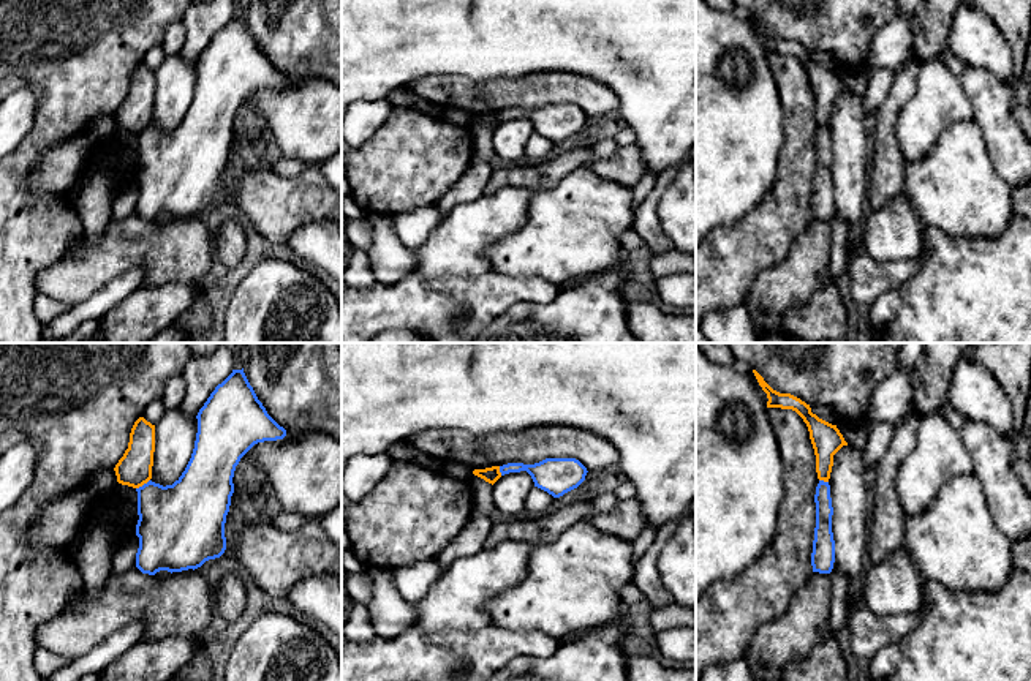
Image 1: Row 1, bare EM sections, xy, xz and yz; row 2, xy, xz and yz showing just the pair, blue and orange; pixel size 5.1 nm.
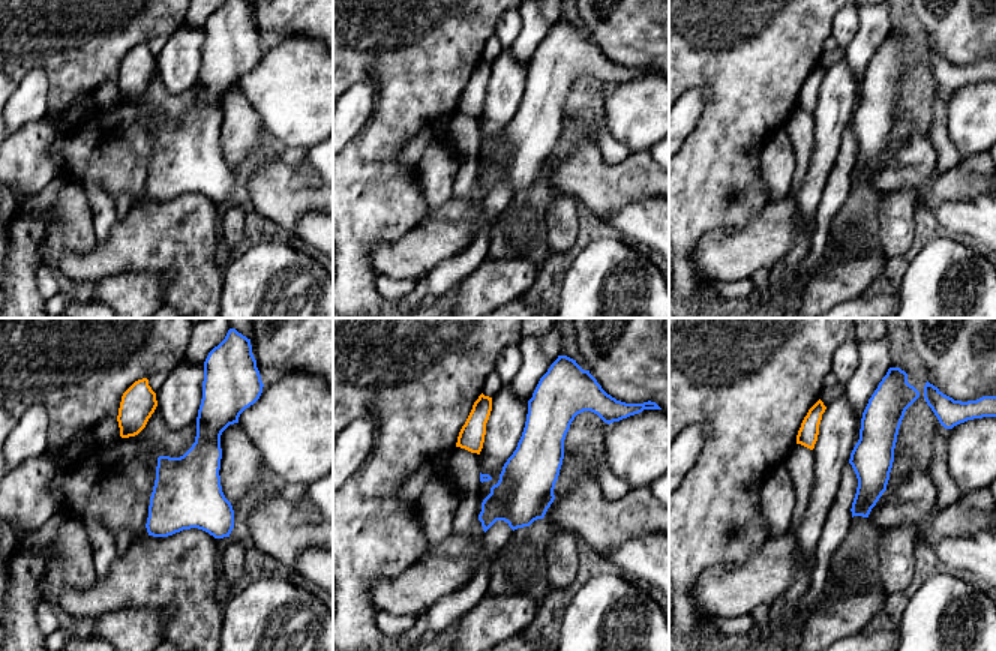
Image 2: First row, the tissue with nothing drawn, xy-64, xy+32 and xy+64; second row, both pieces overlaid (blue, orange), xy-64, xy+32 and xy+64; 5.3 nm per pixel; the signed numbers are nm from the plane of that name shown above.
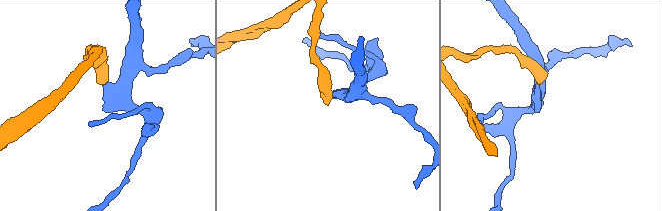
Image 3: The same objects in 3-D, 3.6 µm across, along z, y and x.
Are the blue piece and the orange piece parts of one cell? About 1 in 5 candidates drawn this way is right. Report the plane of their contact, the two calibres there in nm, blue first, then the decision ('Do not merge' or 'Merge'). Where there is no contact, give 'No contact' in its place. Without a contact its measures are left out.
Touches blue in xy. Thickness 380 nm (blue) against 180 nm. Do not merge

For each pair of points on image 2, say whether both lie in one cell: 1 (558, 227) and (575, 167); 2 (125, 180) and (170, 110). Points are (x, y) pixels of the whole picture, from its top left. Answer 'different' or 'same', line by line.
1: different
2: same

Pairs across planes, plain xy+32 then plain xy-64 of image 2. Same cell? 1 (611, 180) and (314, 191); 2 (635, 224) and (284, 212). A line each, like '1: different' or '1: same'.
1: same
2: different

